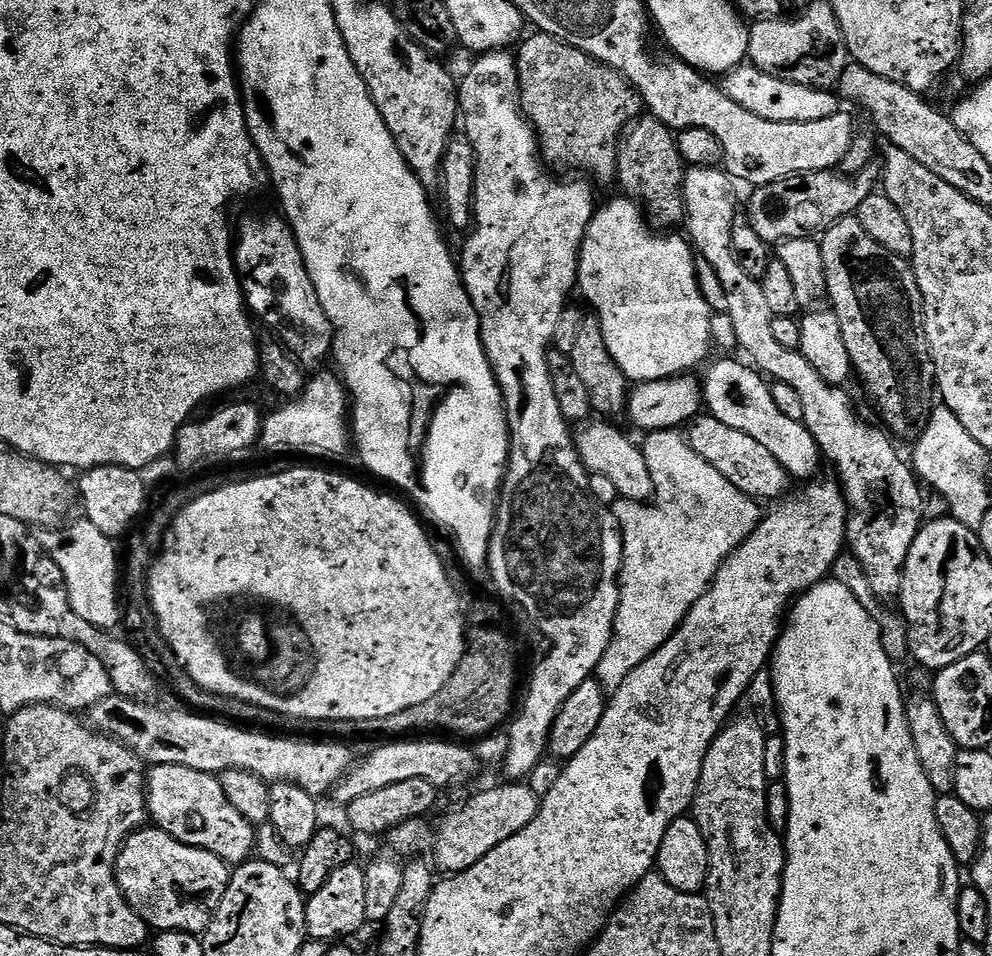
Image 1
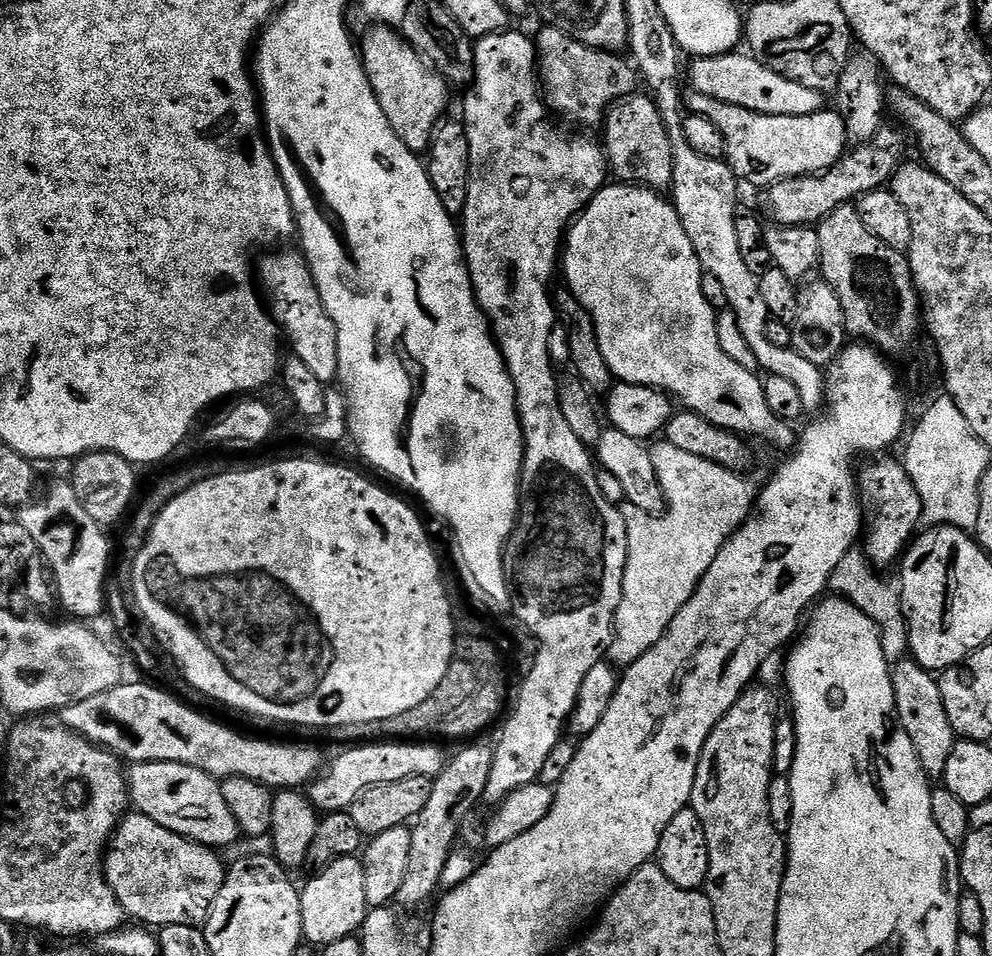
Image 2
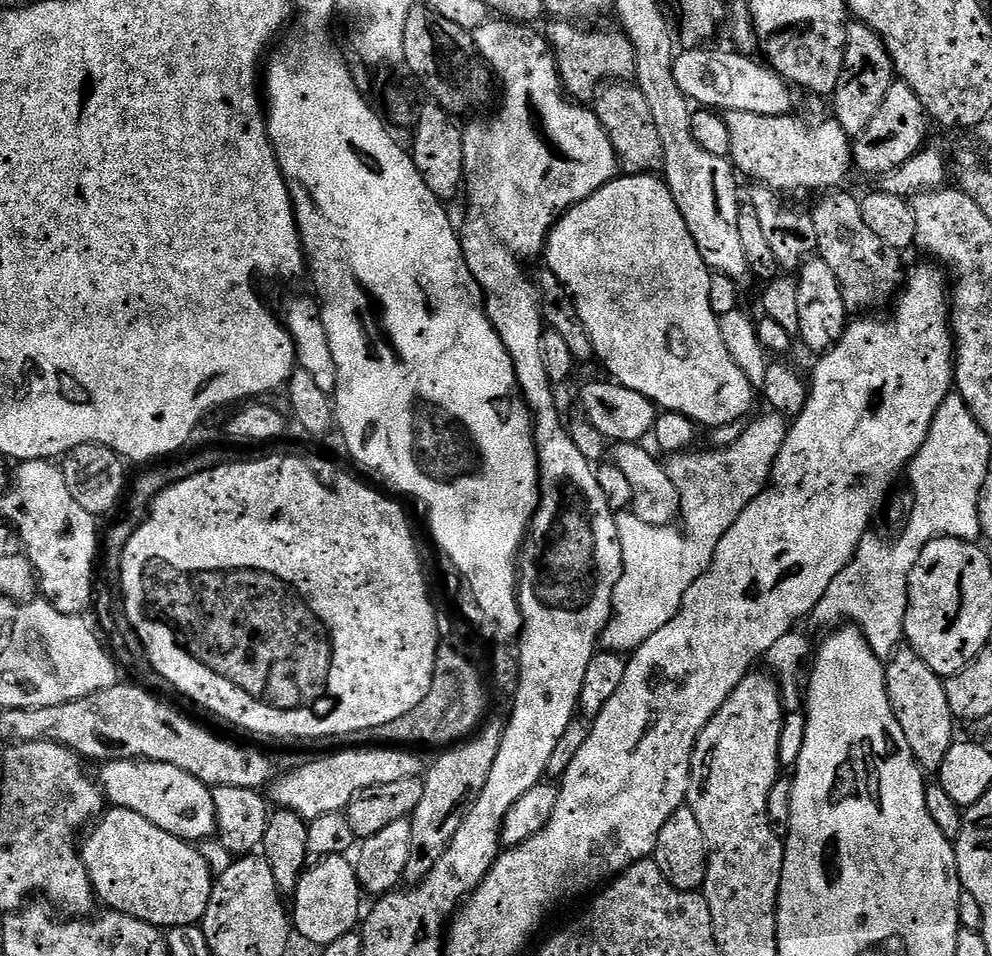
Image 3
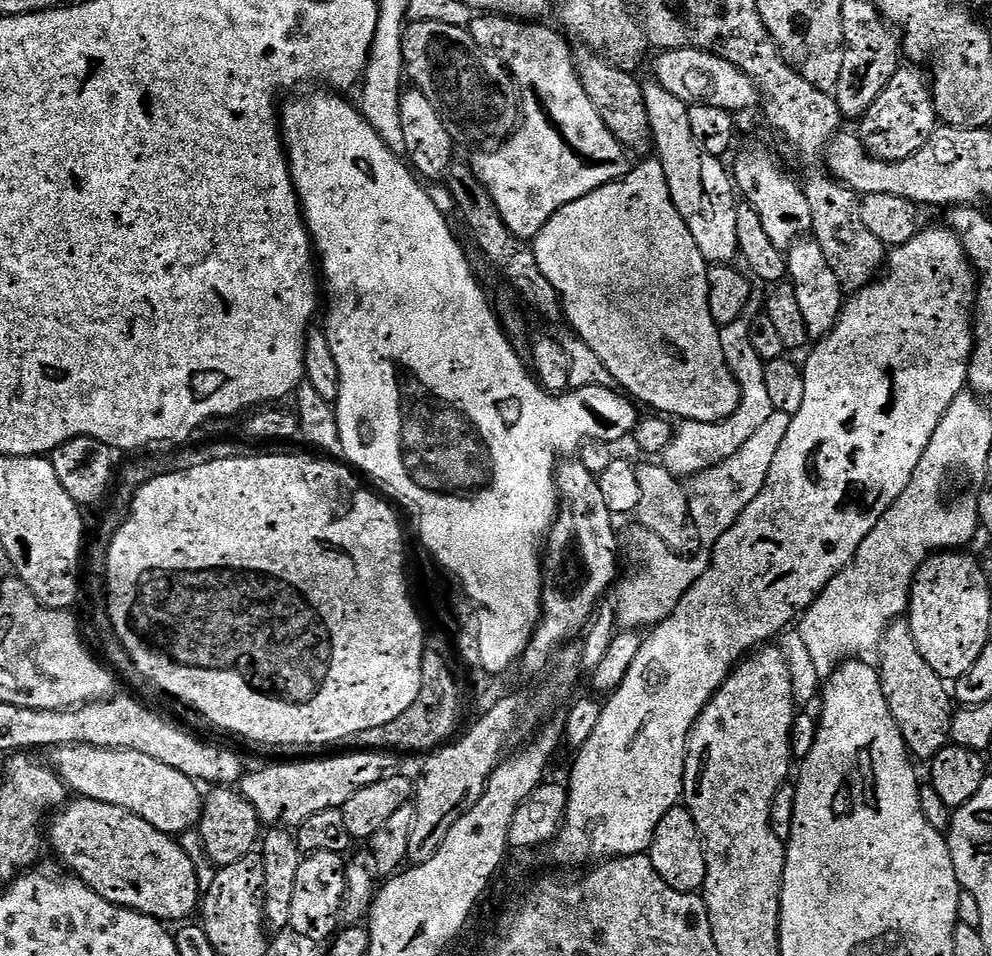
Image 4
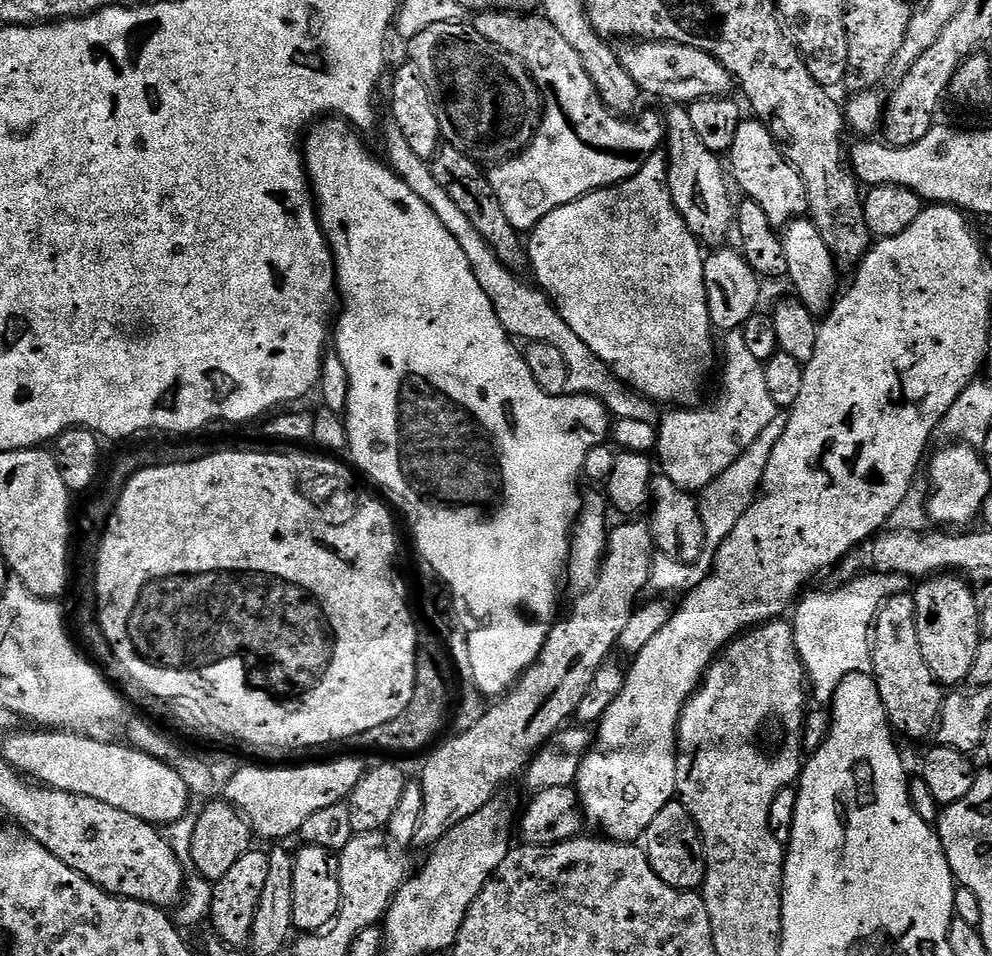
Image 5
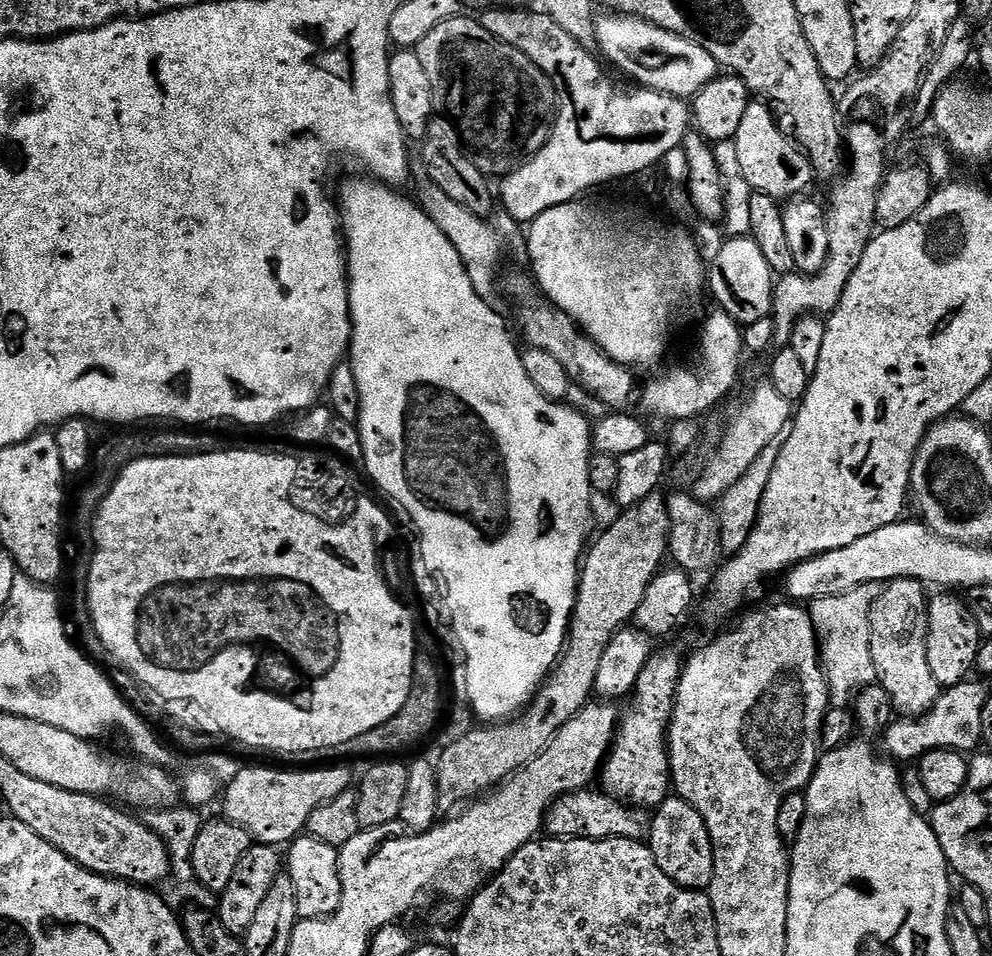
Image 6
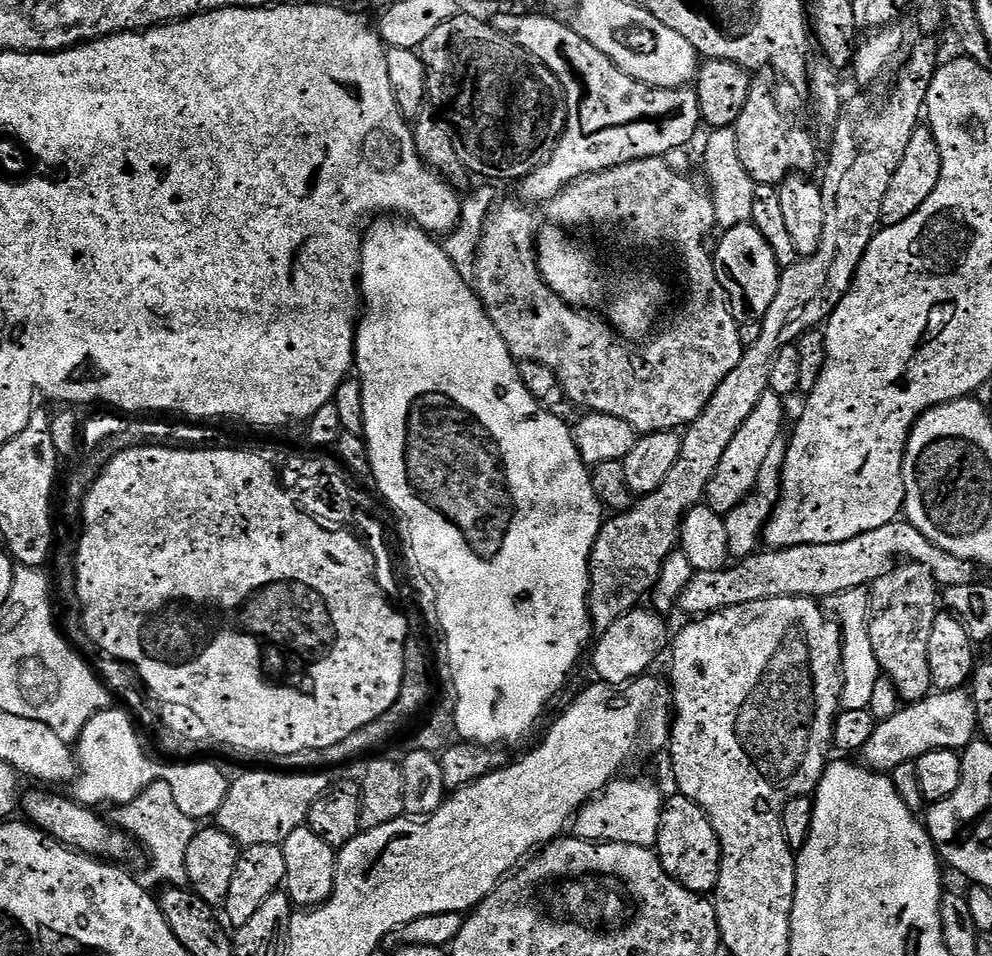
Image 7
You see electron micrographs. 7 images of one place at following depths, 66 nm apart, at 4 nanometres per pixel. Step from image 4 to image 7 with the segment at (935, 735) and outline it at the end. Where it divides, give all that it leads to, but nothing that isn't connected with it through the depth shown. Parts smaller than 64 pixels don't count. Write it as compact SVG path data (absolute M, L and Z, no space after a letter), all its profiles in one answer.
M901 562L882 578L878 578L870 586L872 592L868 596L868 633L870 634L870 646L874 650L874 658L881 673L896 688L897 697L901 701L911 702L923 700L933 691L930 678L930 662L928 661L928 639L932 629L932 621L936 619L938 612L932 607L938 604L938 585L927 570L920 564Z

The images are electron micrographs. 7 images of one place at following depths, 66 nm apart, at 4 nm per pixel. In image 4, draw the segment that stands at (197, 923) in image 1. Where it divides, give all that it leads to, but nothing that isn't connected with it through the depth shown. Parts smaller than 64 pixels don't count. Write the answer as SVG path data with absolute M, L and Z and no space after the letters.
M83 798L73 799L71 802L64 805L55 813L54 819L50 824L50 844L56 847L56 852L69 864L71 871L74 873L76 879L88 885L90 890L94 890L102 898L106 898L106 902L116 904L119 908L129 908L135 912L141 912L147 916L152 916L155 920L161 922L169 922L168 920L180 920L176 922L184 922L189 919L188 916L192 911L199 909L202 904L202 888L200 892L200 876L196 873L196 864L190 857L184 853L184 848L179 844L179 839L173 838L169 833L158 830L154 826L150 826L150 822L146 822L142 818L138 818L138 814L130 814L130 810L122 810L122 806L110 806L102 802L94 802L93 800L86 800Z

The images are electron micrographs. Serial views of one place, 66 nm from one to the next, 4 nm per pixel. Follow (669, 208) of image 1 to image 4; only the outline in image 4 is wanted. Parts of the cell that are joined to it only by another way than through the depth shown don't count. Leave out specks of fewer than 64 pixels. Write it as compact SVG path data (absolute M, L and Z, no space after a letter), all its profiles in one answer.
M584 54L588 56L577 55L575 57L576 72L580 76L582 86L586 90L586 94L590 94L590 102L594 102L594 110L598 110L598 114L602 114L602 122L606 122L606 126L614 134L629 153L644 152L640 154L648 154L653 151L652 131L650 130L650 114L646 114L646 98L644 97L644 84L636 81L637 78L633 73L623 72L618 66L611 64L605 56L597 56L595 54Z

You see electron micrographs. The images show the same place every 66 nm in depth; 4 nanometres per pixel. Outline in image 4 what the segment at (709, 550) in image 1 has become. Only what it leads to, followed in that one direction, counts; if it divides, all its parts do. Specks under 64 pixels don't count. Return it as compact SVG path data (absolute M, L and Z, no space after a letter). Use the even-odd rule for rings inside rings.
M774 412L733 457L697 473L687 481L690 520L695 531L696 528L700 531L700 540L705 544L705 549L711 550L718 538L722 538L722 534L726 534L734 522L738 522L742 510L746 510L746 506L758 498L766 482L766 474L770 474L770 465L774 463L774 454L778 454L778 446L782 446L782 438L786 438L791 421L791 416ZM637 527L632 536L636 556L640 559L641 572L633 574L629 580L621 579L620 601L614 604L617 625L624 630L648 630L662 623L678 606L680 599L694 586L700 577L701 569L692 568L688 560L683 560L679 551L670 549L662 538L650 534L645 528ZM624 580L624 581L623 581Z

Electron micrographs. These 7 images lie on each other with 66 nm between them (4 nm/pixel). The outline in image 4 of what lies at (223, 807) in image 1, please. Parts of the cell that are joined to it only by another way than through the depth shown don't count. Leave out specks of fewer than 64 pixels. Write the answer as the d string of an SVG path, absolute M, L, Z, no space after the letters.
M85 744L51 749L50 756L52 756L51 767L60 773L60 777L77 797L110 806L122 806L122 810L130 810L130 814L138 814L138 818L150 822L150 826L163 832L180 834L176 832L188 832L191 828L193 831L199 825L200 816L204 813L201 785L186 774L174 770L174 766L162 766L158 758L150 758L147 754L138 754L134 750L91 748Z

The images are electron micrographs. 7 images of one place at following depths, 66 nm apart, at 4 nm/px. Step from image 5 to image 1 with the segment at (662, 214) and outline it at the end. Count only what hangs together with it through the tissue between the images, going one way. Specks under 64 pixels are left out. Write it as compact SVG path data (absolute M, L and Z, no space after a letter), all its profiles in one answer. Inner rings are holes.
M619 198L612 200L608 205L597 207L592 221L588 224L588 229L584 235L584 241L580 247L580 265L576 282L579 295L584 295L592 303L591 311L602 326L602 338L606 338L607 349L610 350L611 357L615 364L622 370L625 377L633 383L644 383L646 381L665 380L665 378L676 375L683 375L695 371L702 361L704 361L710 348L713 347L711 336L711 320L713 310L706 304L706 299L699 290L699 278L696 276L697 257L694 255L694 249L683 235L672 236L676 234L665 234L663 231L654 230L653 225L646 219L645 213L639 204L631 198ZM720 360L709 368L702 378L707 411L720 422L726 423L726 426L757 439L774 458L778 458L778 462L793 479L808 480L815 477L816 469L822 463L822 453L816 440L802 421L783 414L774 401L771 385L765 377L751 365L745 364L734 360Z

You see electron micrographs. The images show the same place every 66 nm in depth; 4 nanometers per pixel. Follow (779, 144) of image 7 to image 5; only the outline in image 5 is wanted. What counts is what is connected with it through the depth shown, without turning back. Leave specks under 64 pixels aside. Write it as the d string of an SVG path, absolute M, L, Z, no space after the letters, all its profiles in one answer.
M759 118L751 119L741 119L738 134L734 134L734 146L727 153L726 164L735 187L737 184L747 199L758 202L758 206L766 210L766 218L770 218L773 226L783 230L809 215L806 182L802 182L798 170L794 170L792 163L780 153L768 125Z

